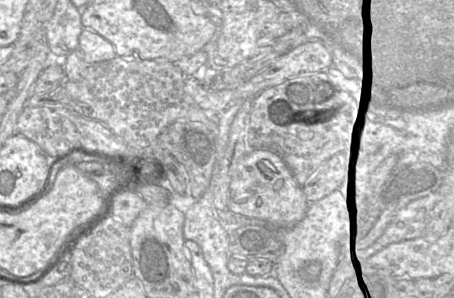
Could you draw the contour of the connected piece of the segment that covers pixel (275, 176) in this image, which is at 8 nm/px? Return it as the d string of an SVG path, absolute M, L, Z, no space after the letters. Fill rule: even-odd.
M268 149L251 150L237 163L229 186L227 210L262 219L272 226L290 228L304 218L307 208L308 201L302 187L276 152Z

